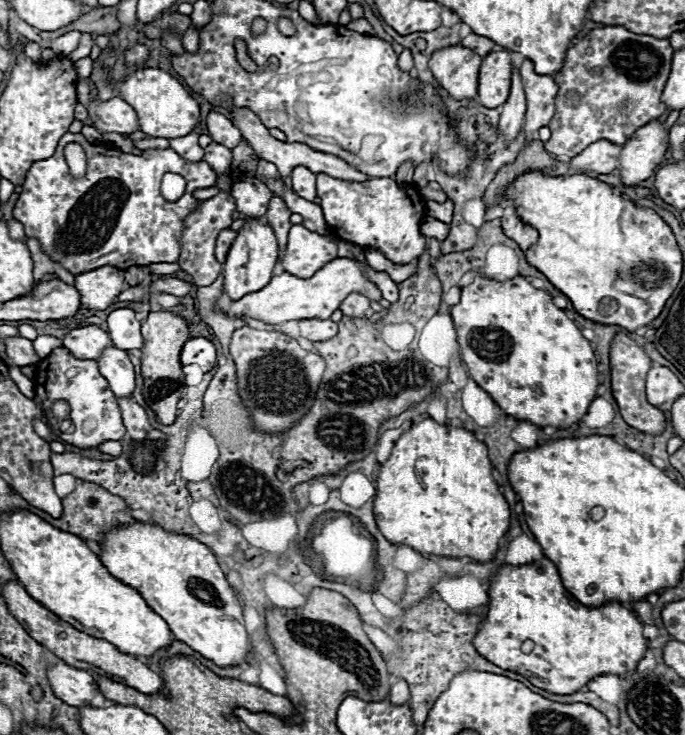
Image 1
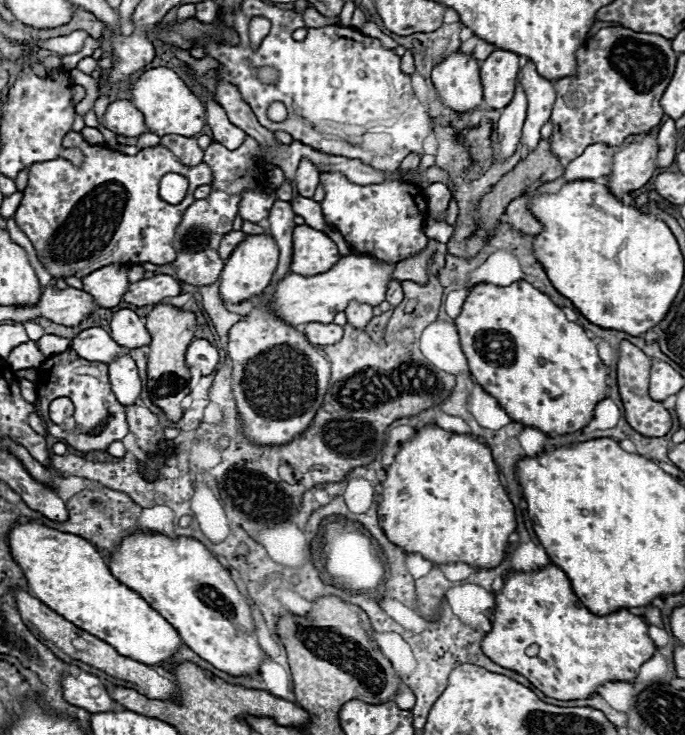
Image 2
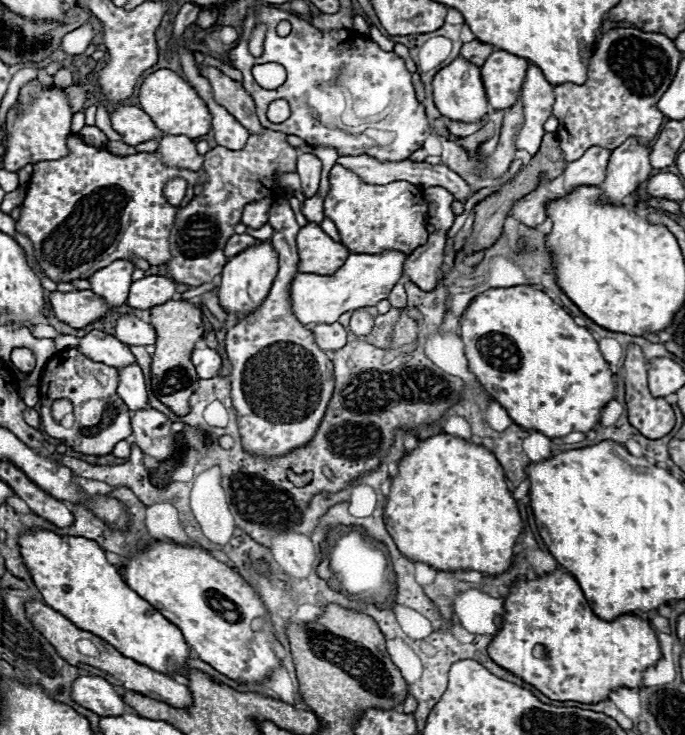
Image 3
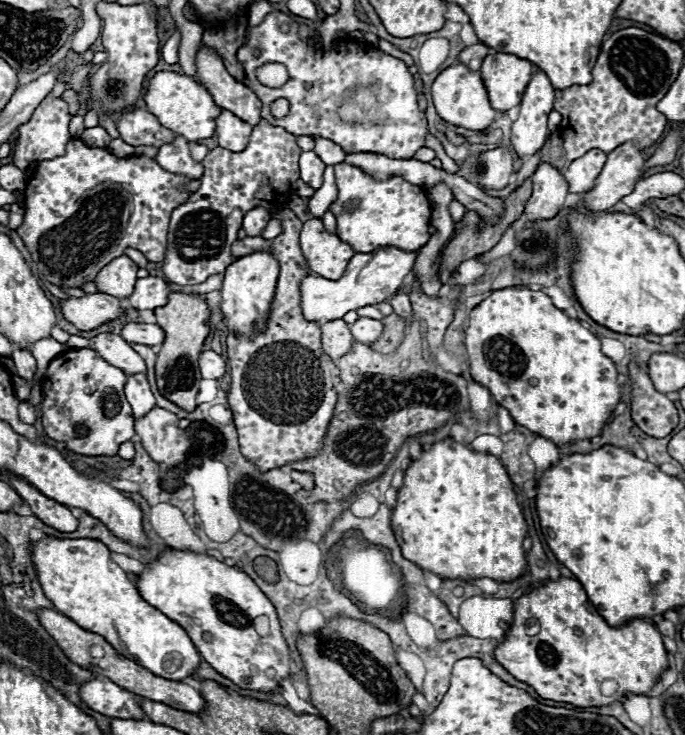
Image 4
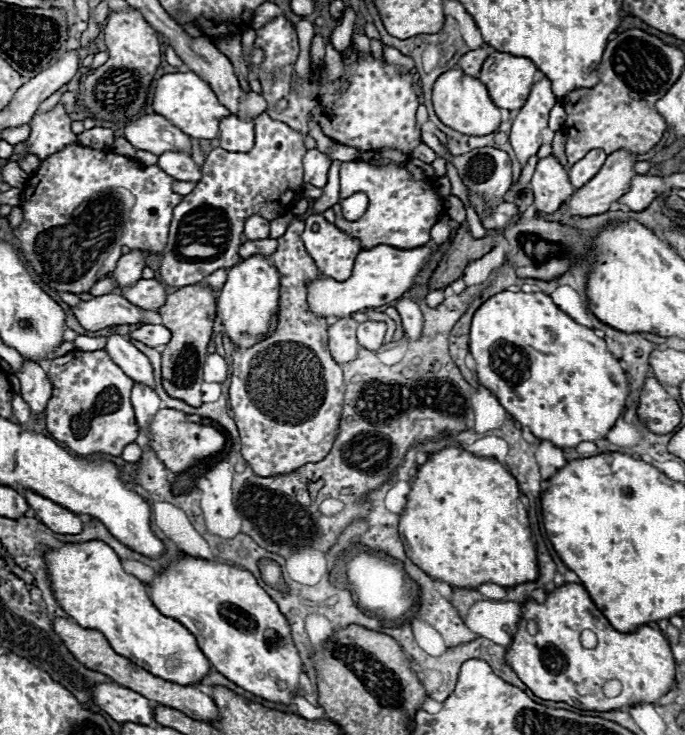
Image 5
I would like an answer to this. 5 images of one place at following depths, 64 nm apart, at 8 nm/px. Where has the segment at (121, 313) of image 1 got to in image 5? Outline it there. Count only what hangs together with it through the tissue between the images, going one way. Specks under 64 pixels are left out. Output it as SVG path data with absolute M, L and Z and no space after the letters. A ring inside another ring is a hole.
M142 324L138 330L130 332L130 338L136 338L144 342L146 346L152 346L160 352L164 352L168 340L170 340L170 330L162 324Z

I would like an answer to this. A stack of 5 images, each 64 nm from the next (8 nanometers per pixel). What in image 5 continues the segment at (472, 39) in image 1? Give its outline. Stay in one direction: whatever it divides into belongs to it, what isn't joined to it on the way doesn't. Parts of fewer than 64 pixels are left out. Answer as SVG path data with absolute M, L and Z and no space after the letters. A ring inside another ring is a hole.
M480 48L480 50L470 50L468 54L464 54L464 56L460 58L458 66L462 68L462 72L464 72L466 76L476 78L486 58L488 58L488 54L486 54L486 50L484 50L484 48Z

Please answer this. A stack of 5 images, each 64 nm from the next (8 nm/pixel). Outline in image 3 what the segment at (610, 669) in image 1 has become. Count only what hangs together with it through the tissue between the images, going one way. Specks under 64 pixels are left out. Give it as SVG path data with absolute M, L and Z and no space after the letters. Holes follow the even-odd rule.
M560 570L536 580L516 582L506 596L504 608L502 628L492 638L488 654L496 664L520 676L550 700L596 704L608 700L614 688L644 688L644 670L656 666L662 658L650 622L628 614L612 622L598 618L588 606L580 584ZM538 644L544 648L542 658L532 654Z

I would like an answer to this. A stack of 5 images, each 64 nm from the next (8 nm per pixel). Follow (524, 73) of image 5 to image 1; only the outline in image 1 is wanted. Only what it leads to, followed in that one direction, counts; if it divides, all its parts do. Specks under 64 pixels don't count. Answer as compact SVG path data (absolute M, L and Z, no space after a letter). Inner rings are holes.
M506 50L484 56L478 76L478 102L486 108L502 106L510 96L512 58Z

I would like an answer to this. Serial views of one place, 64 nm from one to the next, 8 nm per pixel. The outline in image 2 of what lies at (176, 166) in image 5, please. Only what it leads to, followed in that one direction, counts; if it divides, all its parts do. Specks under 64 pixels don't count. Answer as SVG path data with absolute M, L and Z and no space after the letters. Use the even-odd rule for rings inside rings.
M166 134L162 136L162 146L168 148L184 166L198 166L204 156L204 152L196 144L196 138Z

